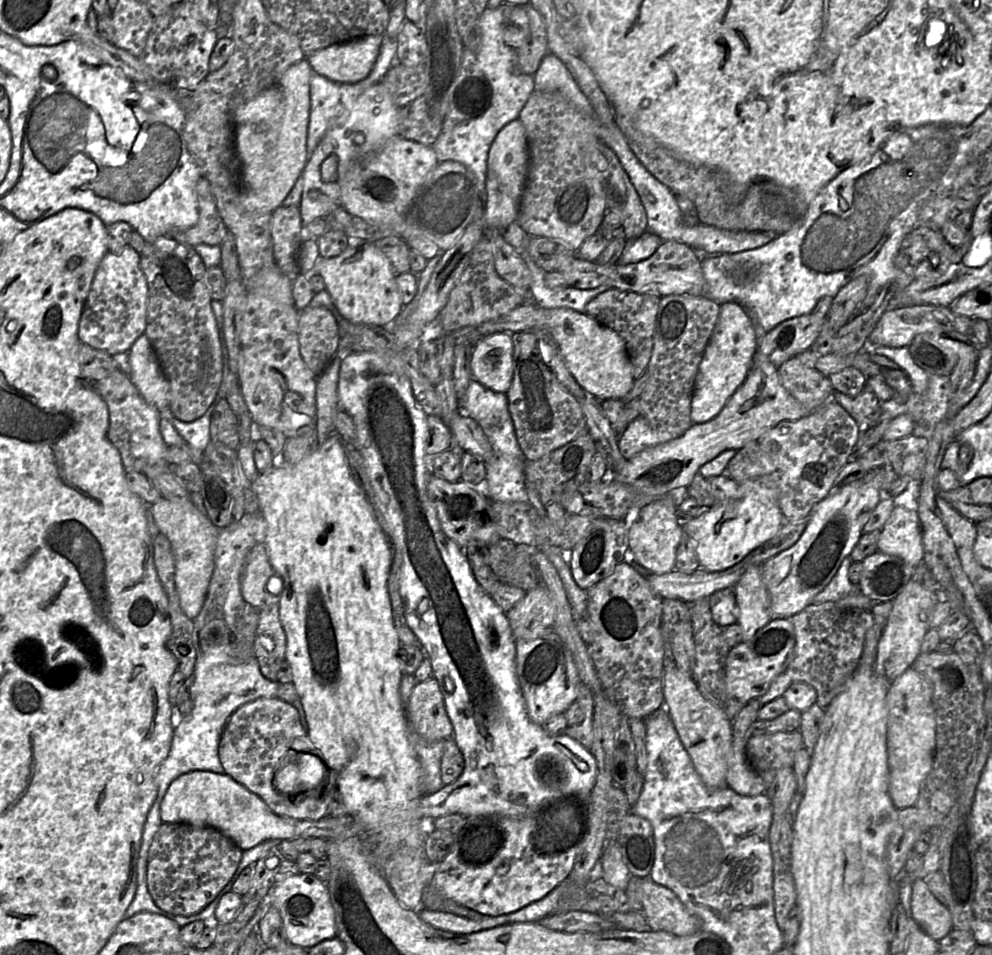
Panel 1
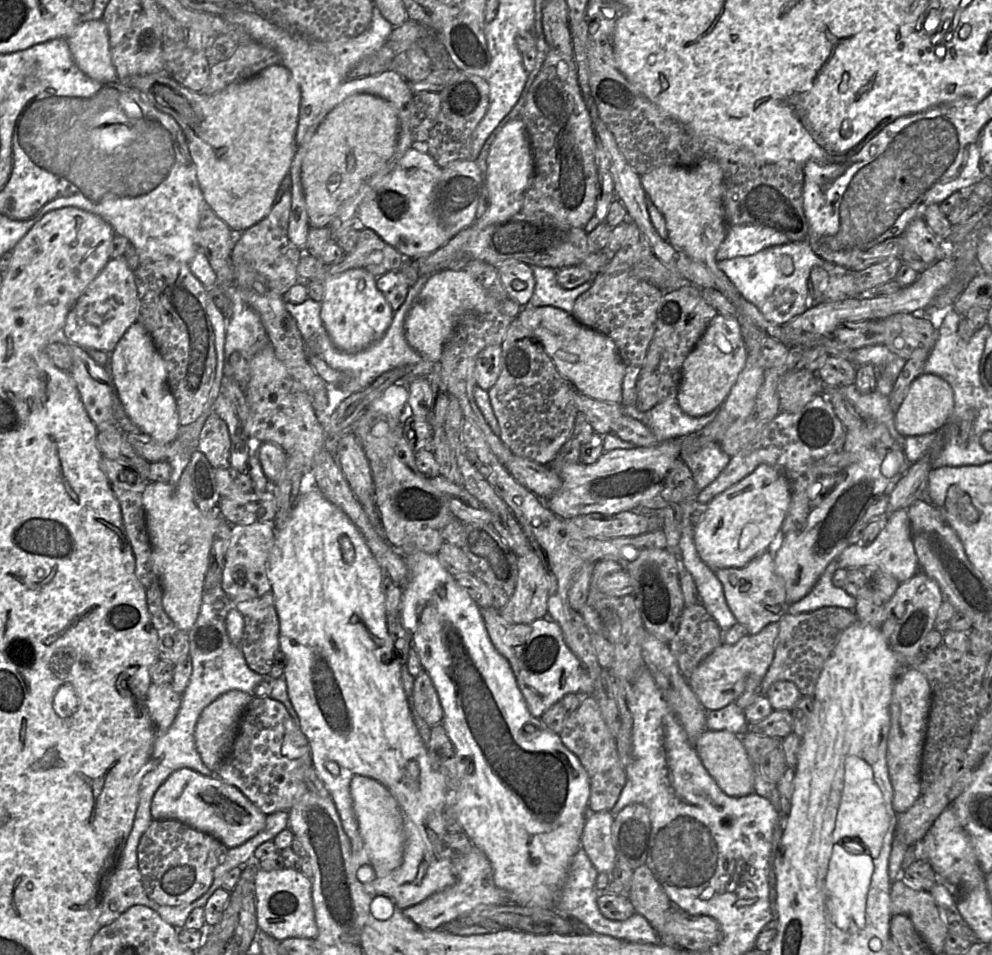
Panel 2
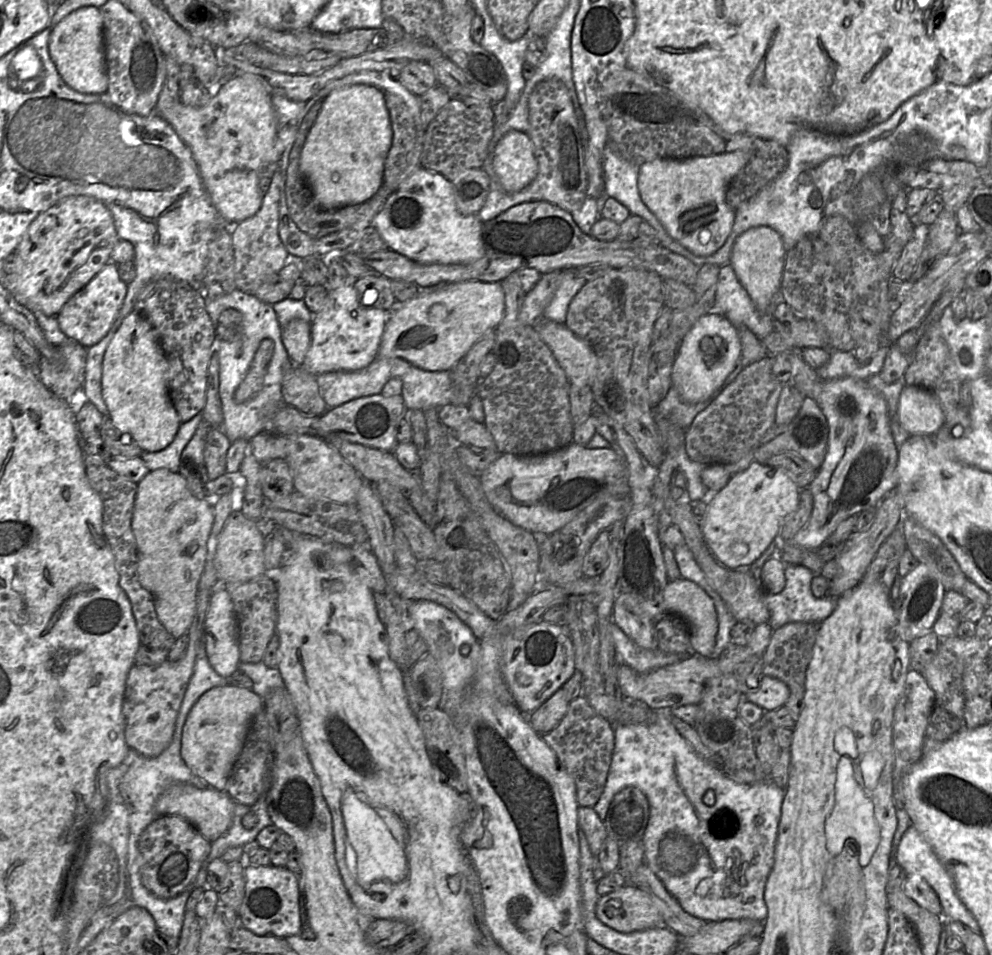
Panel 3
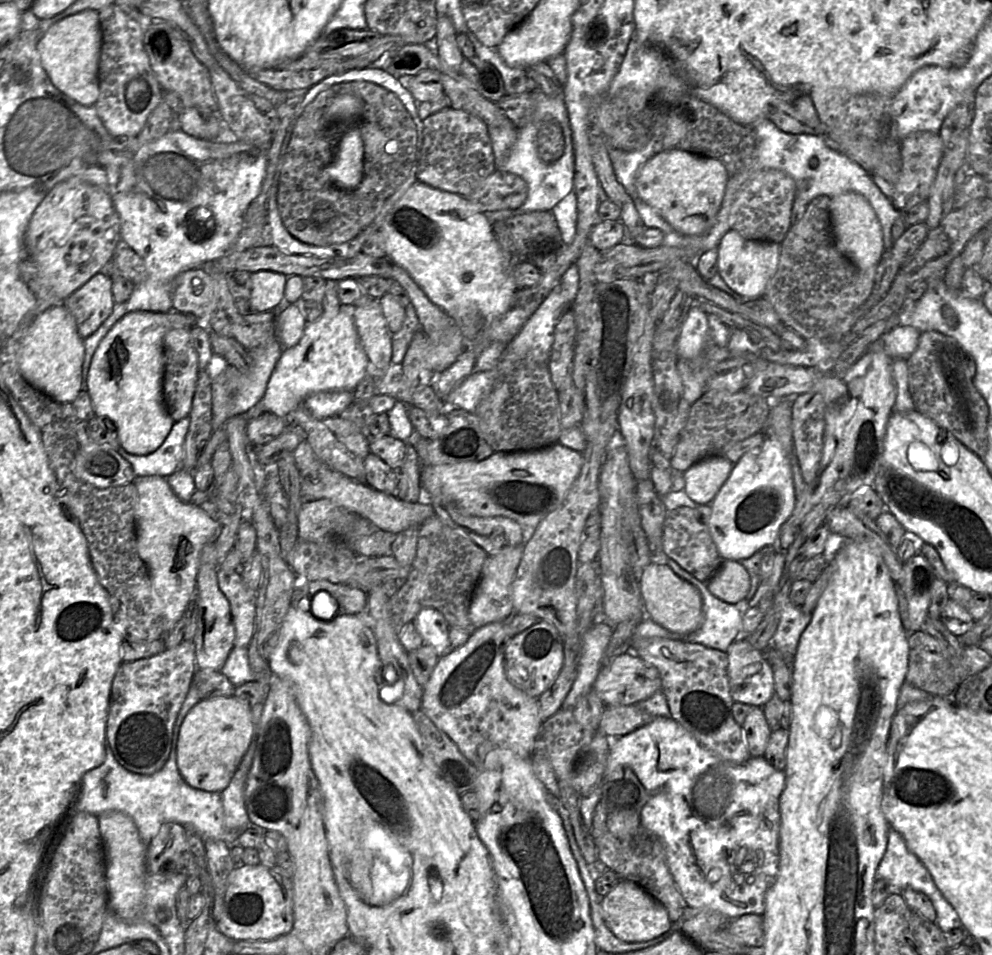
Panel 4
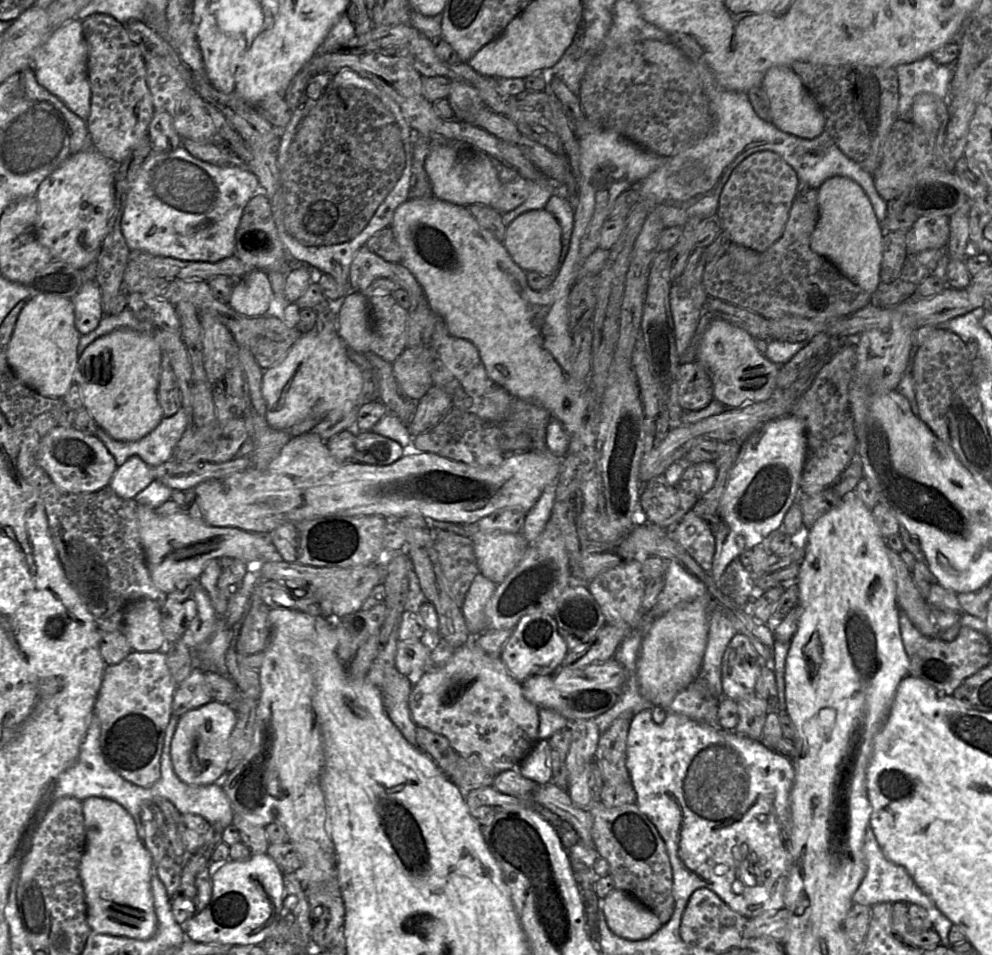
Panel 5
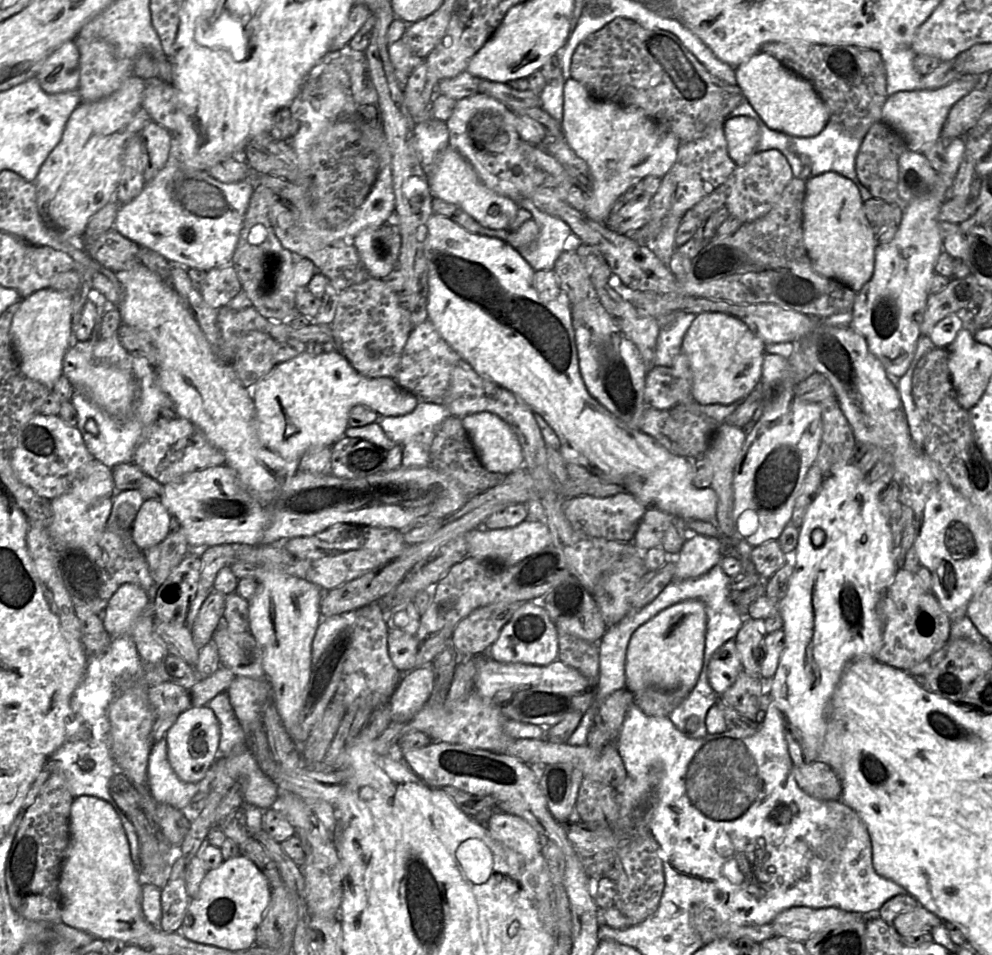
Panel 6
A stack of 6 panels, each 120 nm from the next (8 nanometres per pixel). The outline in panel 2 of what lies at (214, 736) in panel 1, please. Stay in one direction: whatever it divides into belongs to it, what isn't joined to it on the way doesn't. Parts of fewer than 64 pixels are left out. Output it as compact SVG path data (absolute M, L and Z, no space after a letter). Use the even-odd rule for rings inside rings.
M224 562L222 563L221 568L217 564L212 564L211 568L207 570L204 583L204 593L201 604L201 609L198 615L198 618L193 625L192 629L188 632L189 635L189 645L190 645L190 657L192 660L192 674L189 681L189 684L182 696L182 703L178 714L172 723L172 725L162 734L157 734L155 743L152 748L151 759L145 770L144 775L142 776L140 797L138 806L136 809L135 817L133 820L133 825L131 831L125 841L123 849L118 858L127 858L129 852L129 844L131 844L131 855L130 862L127 866L131 864L137 865L136 856L138 854L138 846L141 837L149 828L150 824L153 821L151 815L151 805L152 800L160 788L160 786L168 779L168 777L175 771L182 768L189 768L197 771L203 776L213 776L216 775L215 772L211 771L202 761L199 752L197 751L195 744L195 728L197 721L203 712L203 710L216 700L222 694L231 691L231 690L240 690L245 693L254 694L254 690L259 683L261 683L265 677L269 675L261 675L252 671L246 663L246 660L241 652L240 646L235 645L231 642L228 637L226 630L226 617L228 612L235 608L234 601L230 599L227 593L223 590L222 587L222 571L223 571Z

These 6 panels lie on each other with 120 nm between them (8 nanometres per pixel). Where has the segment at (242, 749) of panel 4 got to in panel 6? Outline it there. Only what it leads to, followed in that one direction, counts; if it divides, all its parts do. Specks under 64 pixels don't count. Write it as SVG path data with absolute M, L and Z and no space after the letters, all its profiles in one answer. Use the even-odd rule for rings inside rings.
M192 706L181 713L165 734L167 758L178 778L189 784L198 784L206 776L219 754L220 727L214 712L208 706Z

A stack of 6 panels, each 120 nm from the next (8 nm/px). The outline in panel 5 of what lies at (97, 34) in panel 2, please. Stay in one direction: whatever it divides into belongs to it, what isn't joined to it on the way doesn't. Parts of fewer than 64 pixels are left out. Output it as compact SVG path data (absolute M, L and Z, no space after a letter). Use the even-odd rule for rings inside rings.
M78 18L54 30L38 48L33 60L33 70L38 83L84 120L89 116L91 106L87 62L87 43L83 35L82 21Z

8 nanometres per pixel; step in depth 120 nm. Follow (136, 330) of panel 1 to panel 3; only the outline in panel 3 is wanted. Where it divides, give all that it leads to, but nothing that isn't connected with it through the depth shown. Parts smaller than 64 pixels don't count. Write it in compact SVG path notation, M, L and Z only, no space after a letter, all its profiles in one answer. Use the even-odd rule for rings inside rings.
M109 262L81 290L76 292L56 316L60 330L85 348L98 343L111 328L128 290L118 275L118 265Z

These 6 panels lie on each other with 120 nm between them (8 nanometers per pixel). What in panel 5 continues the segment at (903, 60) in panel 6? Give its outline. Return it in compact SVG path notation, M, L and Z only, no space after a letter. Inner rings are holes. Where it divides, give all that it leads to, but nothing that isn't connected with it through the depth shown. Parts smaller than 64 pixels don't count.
M927 56L913 62L903 63L895 67L898 82L898 117L901 119L907 119L913 104L913 100L916 95L920 93L930 93L935 95L941 100L947 100L949 104L949 96L951 92L951 81L953 79L953 67L952 65L938 64L931 56Z

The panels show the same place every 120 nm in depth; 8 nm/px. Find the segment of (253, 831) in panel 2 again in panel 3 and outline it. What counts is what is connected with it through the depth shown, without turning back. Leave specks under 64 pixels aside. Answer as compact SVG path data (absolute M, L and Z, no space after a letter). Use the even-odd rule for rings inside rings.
M181 784L172 786L157 799L156 812L160 816L174 815L188 820L206 839L213 842L230 827L235 803L226 792Z

